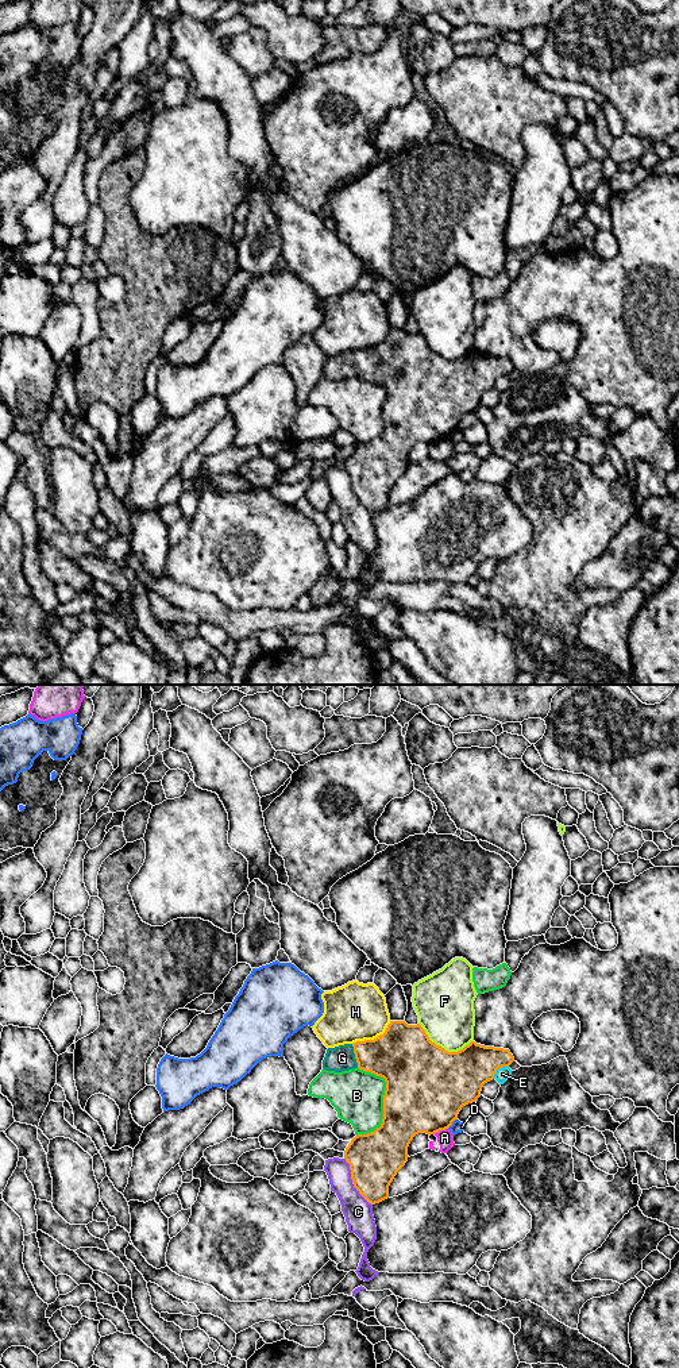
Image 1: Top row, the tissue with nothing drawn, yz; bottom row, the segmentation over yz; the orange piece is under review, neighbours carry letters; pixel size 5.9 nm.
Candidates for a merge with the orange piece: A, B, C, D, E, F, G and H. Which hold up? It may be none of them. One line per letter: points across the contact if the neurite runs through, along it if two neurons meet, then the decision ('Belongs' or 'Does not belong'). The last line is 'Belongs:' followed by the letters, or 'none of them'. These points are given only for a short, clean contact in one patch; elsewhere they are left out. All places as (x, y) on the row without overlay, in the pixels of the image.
A: Boundary: yz (447, 436), (433, 442). Does not belong
B: Does not belong
C: Does not belong
D: Does not belong
E: Does not belong
F: Does not belong
G: Belongs
H: Does not belong
Belongs: G

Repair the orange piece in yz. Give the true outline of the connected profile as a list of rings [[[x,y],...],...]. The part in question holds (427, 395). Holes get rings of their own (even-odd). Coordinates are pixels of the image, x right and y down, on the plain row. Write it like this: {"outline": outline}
{"outline": [[[390,330],[385,342],[374,348],[328,357],[324,378],[342,381],[359,377],[386,390],[381,435],[355,444],[344,459],[352,493],[359,502],[371,513],[387,508],[390,492],[408,470],[408,455],[413,446],[448,438],[463,415],[478,409],[483,393],[494,388],[497,378],[513,370],[509,358],[475,350],[458,361],[448,361],[429,348],[420,332],[408,334],[405,330]]]}

